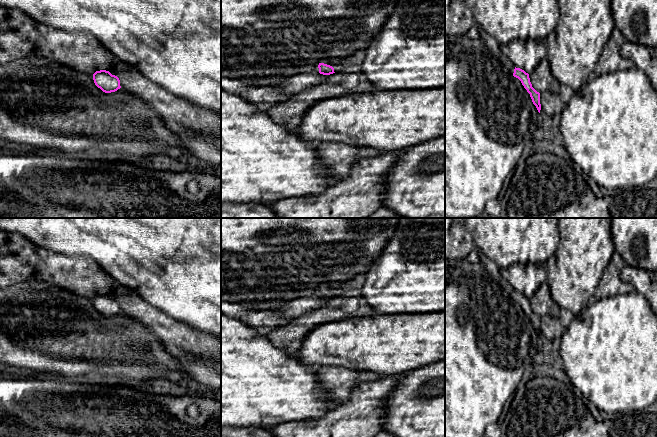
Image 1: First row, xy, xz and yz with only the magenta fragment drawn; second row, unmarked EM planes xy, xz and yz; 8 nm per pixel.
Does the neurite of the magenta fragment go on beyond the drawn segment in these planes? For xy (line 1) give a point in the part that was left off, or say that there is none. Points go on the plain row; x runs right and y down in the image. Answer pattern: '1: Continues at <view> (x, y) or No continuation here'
1: No continuation here

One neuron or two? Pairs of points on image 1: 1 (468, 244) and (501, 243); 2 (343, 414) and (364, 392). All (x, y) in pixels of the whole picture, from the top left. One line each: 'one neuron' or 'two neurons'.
1: two neurons
2: one neuron

